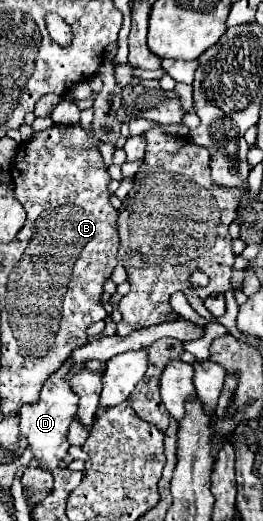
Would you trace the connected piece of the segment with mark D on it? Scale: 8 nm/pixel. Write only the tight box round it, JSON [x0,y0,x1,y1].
[19,359,77,471]

